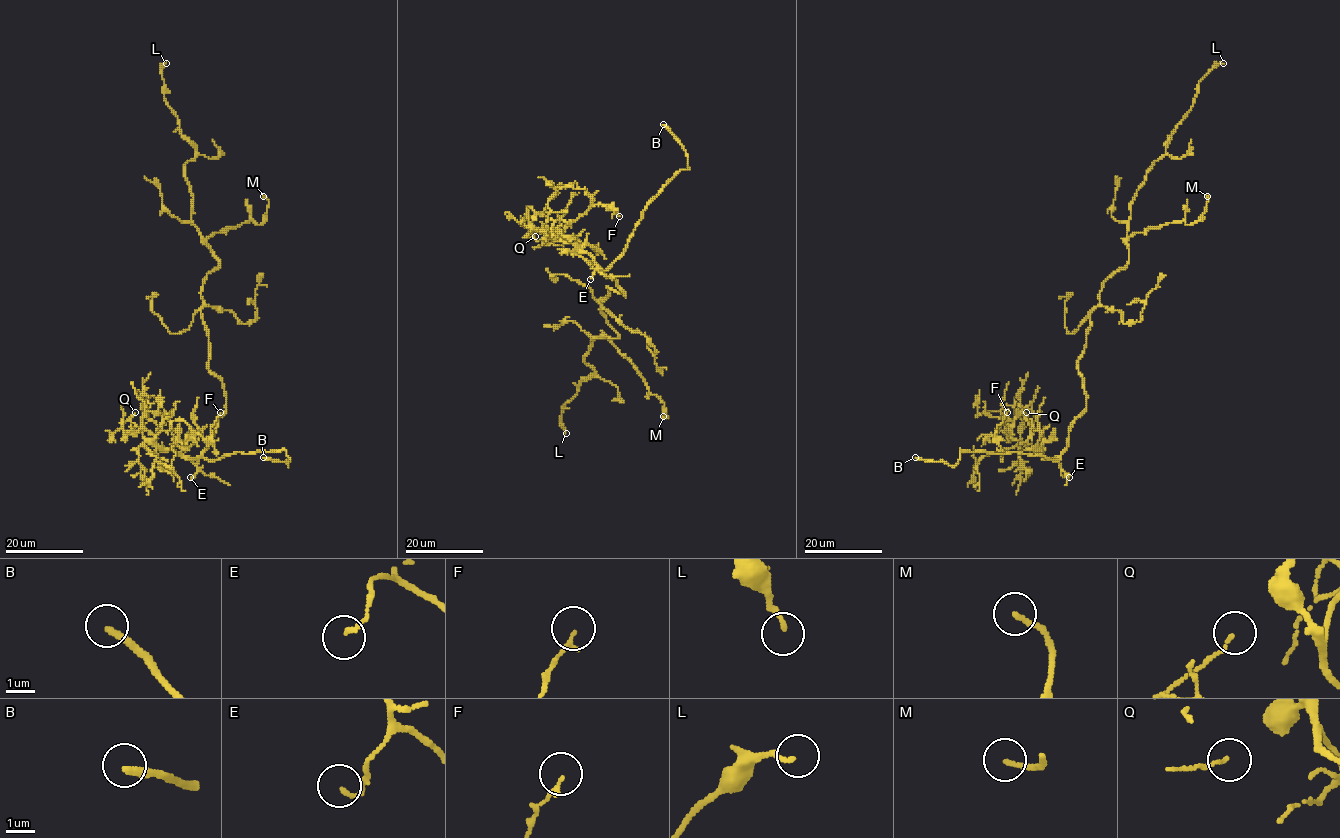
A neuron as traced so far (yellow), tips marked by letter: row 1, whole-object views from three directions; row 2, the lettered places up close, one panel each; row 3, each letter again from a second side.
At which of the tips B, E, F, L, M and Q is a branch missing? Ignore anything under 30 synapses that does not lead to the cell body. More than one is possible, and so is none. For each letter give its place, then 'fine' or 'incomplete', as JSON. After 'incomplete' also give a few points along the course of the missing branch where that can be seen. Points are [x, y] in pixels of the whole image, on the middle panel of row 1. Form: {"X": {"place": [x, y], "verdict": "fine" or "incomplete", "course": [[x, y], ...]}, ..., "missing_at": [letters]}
{"B": {"place": [663, 124], "verdict": "incomplete", "course": [[663, 124], [646, 111], [611, 107], [582, 95], [552, 90], [550, 86]]}, "E": {"place": [590, 279], "verdict": "fine"}, "F": {"place": [619, 216], "verdict": "fine"}, "L": {"place": [566, 433], "verdict": "fine"}, "M": {"place": [663, 416], "verdict": "fine"}, "Q": {"place": [535, 236], "verdict": "fine"}, "missing_at": ["B"]}

